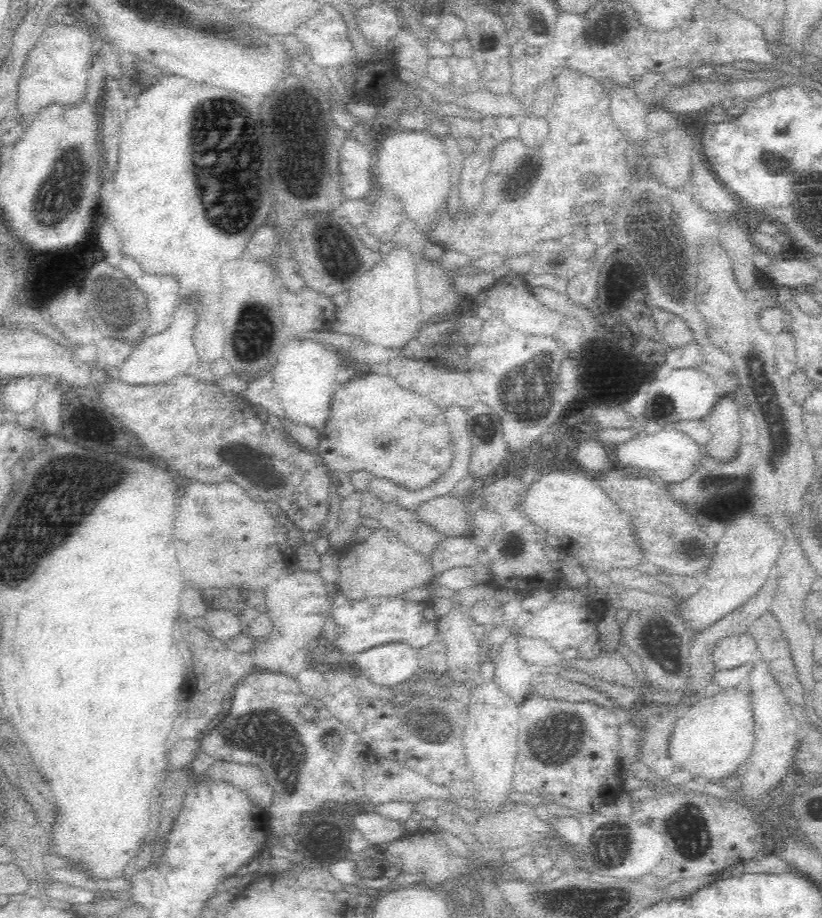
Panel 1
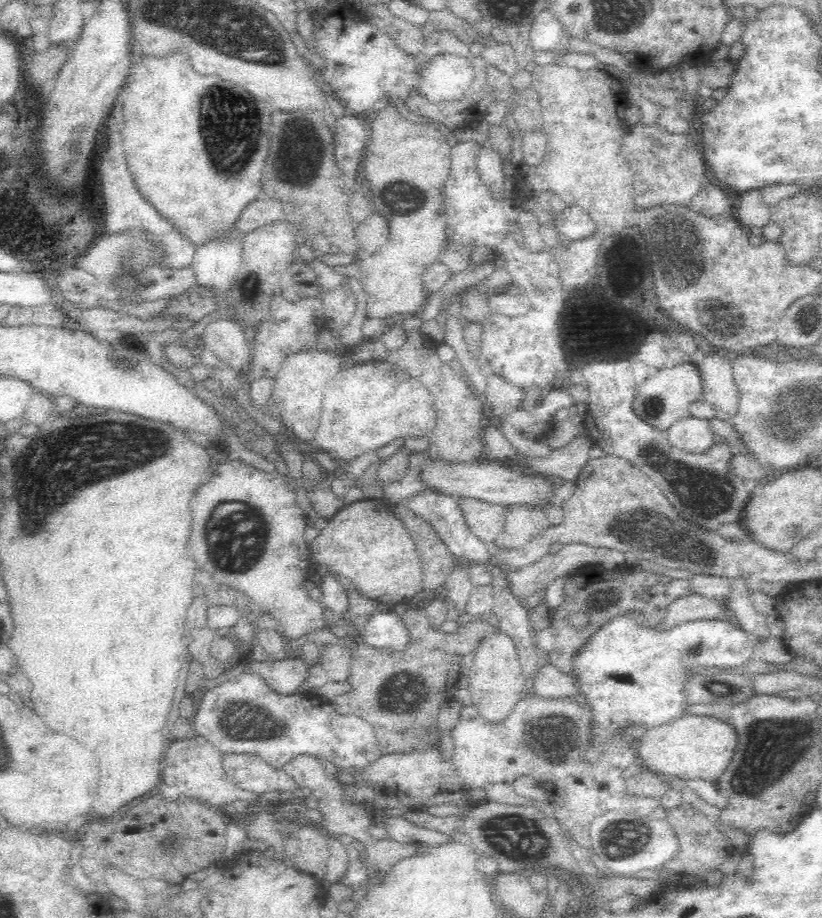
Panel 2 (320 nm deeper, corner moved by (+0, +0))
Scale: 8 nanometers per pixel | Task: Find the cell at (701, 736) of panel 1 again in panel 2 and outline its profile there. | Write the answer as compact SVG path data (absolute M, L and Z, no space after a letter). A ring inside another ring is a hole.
M682 716L670 720L662 726L648 728L636 741L640 756L648 762L651 770L660 770L668 774L676 774L678 778L702 778L702 780L718 780L738 746L738 730L724 720L710 716Z

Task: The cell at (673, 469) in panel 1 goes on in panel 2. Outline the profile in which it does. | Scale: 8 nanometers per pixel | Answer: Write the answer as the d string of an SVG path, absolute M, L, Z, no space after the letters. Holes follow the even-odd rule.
M690 416L673 422L664 434L670 446L687 454L704 454L714 444L708 423Z

